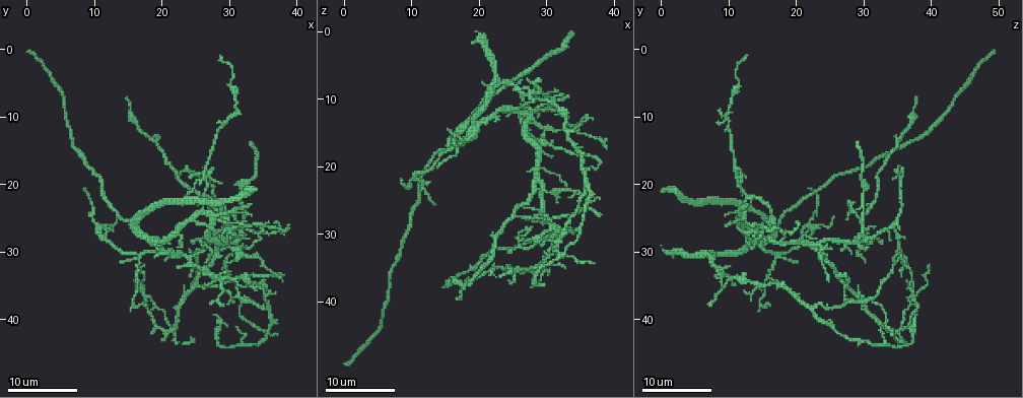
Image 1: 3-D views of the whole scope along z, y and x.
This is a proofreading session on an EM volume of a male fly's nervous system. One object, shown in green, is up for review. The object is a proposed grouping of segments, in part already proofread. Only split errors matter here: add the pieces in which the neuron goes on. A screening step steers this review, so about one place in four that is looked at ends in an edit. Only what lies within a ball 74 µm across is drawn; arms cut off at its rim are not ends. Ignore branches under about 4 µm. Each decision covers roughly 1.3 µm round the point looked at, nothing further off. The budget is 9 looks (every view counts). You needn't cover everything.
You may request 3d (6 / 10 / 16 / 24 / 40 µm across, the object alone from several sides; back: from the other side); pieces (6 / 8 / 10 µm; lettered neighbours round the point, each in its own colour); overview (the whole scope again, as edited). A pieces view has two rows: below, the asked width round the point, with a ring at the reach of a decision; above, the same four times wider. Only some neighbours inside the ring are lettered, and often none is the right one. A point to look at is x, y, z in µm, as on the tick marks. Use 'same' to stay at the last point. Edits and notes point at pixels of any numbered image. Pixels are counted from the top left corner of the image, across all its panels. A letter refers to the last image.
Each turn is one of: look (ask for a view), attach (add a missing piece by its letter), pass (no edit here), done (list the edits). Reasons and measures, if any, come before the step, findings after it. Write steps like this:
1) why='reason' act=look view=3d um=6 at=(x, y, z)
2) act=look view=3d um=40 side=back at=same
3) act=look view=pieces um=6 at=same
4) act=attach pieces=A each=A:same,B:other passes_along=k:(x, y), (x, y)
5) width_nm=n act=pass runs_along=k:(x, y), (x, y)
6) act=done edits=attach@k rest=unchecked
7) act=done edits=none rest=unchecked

why='an open end' act=look view=3d um=16 at=(33.0, 26.0, 9.5)

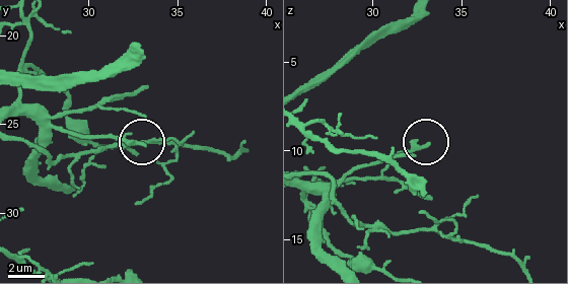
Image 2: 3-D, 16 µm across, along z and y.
act=look view=3d um=10 at=(33.1, 26.2, 9.7)

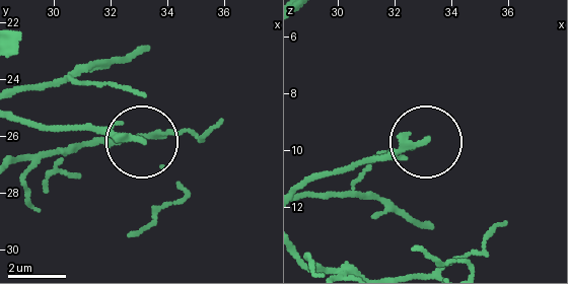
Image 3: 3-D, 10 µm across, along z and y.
why='see the neighbours' act=look view=pieces um=10 at=(33.2, 26.2, 9.6)

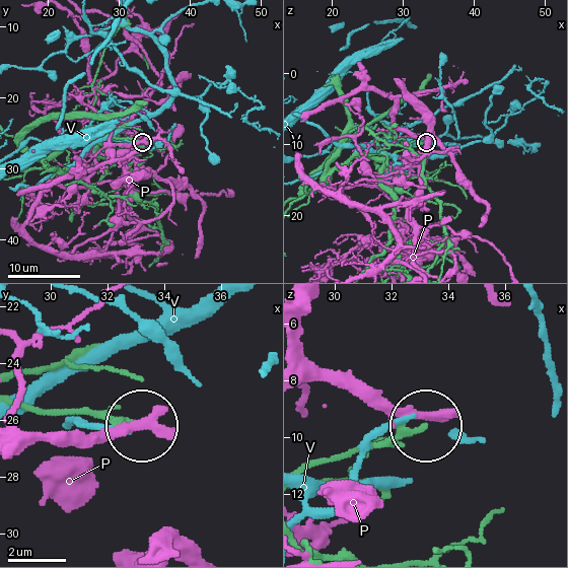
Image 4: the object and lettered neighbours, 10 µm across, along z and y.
width_nm=120 act=pass each=P:other,V:other runs_along=4:(304, 471), (425, 424) found='no lettered piece goes on from it'

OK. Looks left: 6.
why='end of a long branch' act=look view=3d um=16 at=(33.5, 21.0, 0.0)

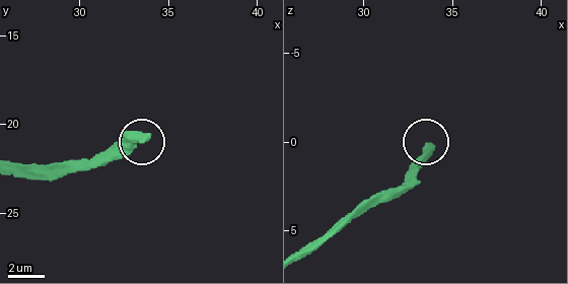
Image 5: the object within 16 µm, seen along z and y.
act=look view=3d um=6 at=(33.6, 20.8, 0.3)

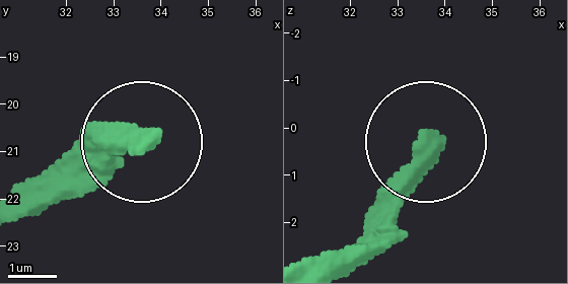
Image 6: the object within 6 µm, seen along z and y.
act=look view=pieces um=10 at=(33.75, 20.80, 0.25)

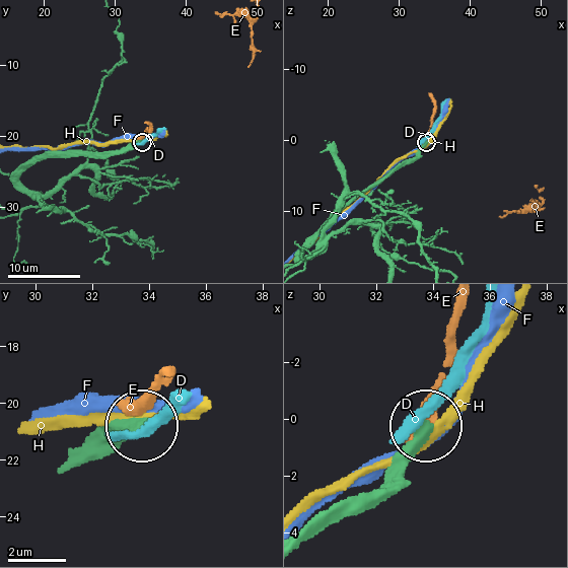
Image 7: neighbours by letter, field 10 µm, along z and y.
act=pass each=D:other,E:other,F:other,H:other runs_along=7:(303, 542), (361, 506), (424, 428) found='none of them fits'

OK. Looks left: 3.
why='long arm stops here' act=look view=3d um=16 at=(39.0, 27.0, 17.0)

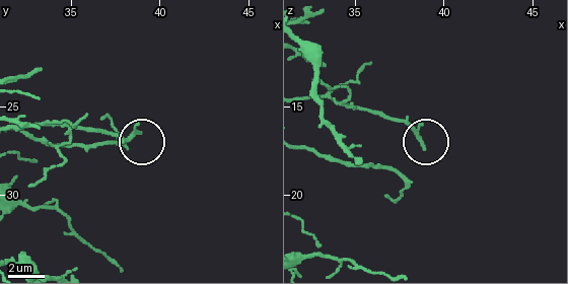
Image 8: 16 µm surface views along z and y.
act=look view=pieces um=6 at=(38.9, 26.5, 17.3)

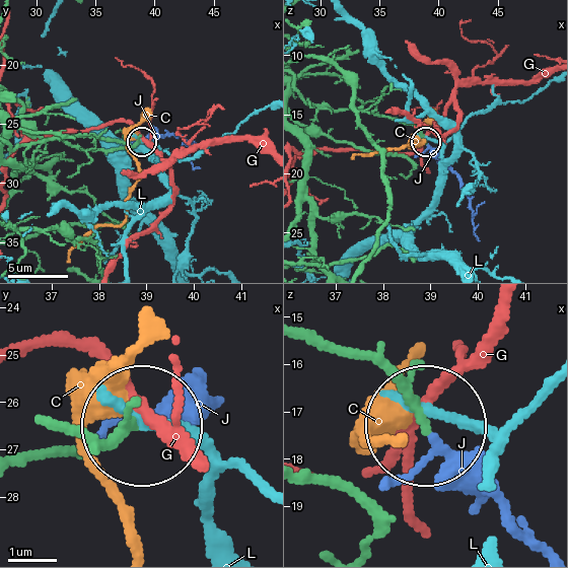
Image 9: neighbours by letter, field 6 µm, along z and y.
act=attach pieces=J each=C:other,G:other,J:same,L:other passes_along=9:(322, 338), (385, 370), (523, 540) found='the neuron continues'

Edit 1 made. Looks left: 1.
act=done edits=attach@9 rest=unchecked

